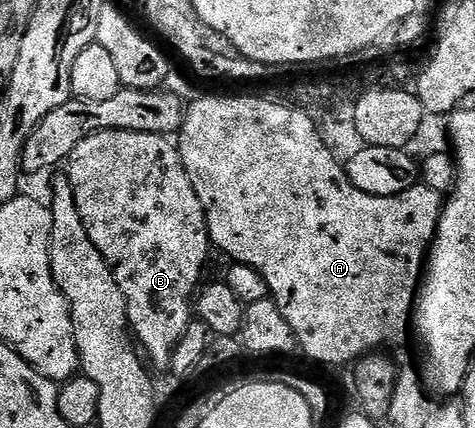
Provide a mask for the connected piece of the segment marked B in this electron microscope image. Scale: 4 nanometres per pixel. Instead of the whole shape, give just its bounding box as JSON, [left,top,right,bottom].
[65,131,213,368]

